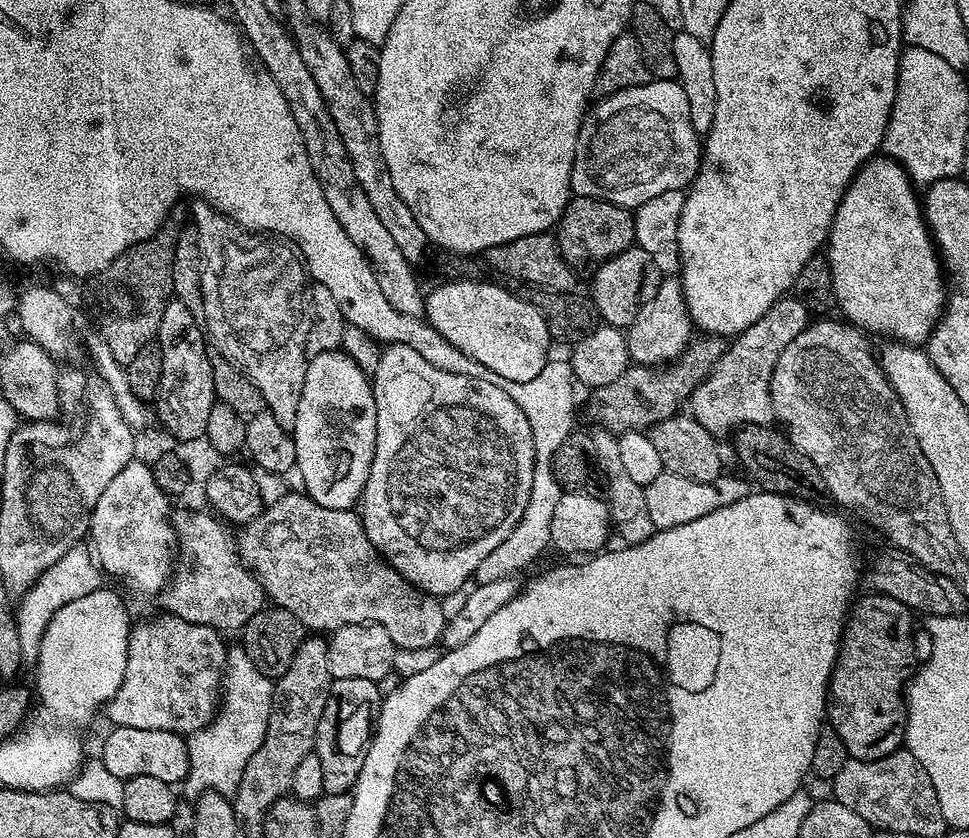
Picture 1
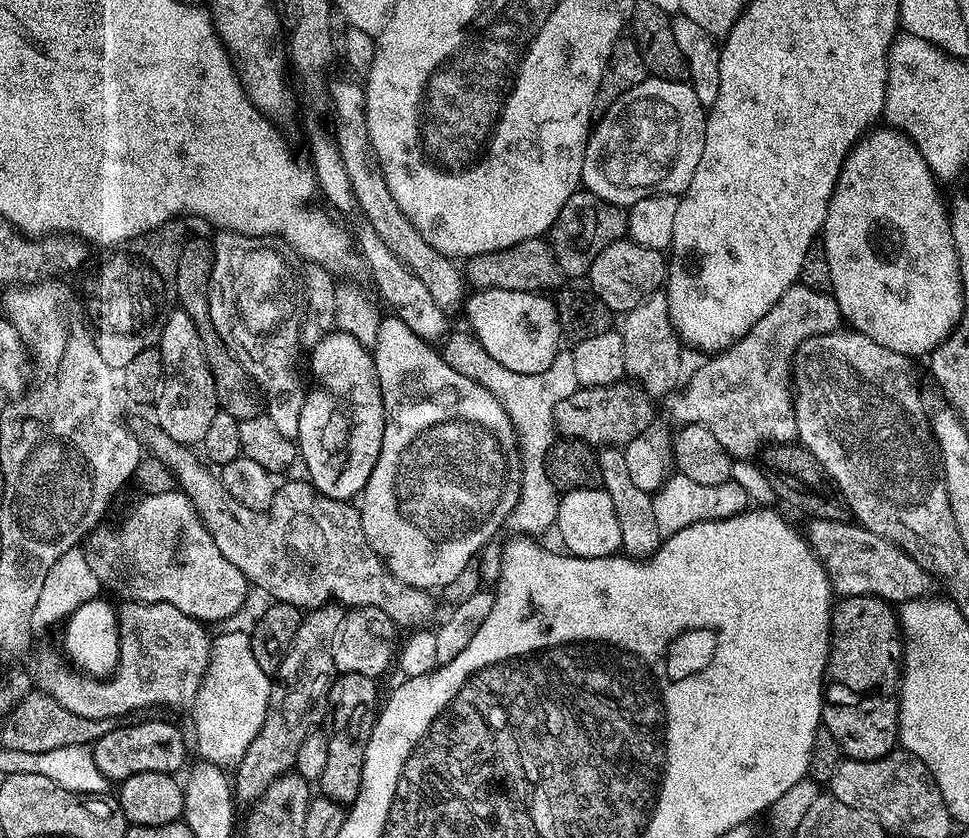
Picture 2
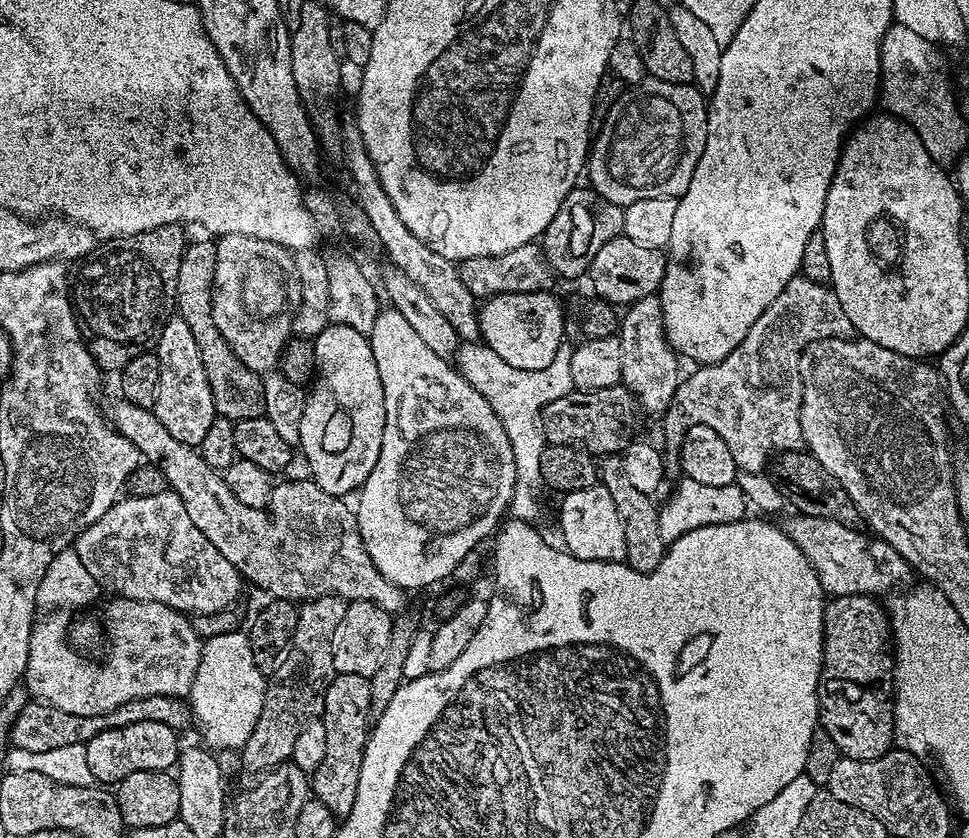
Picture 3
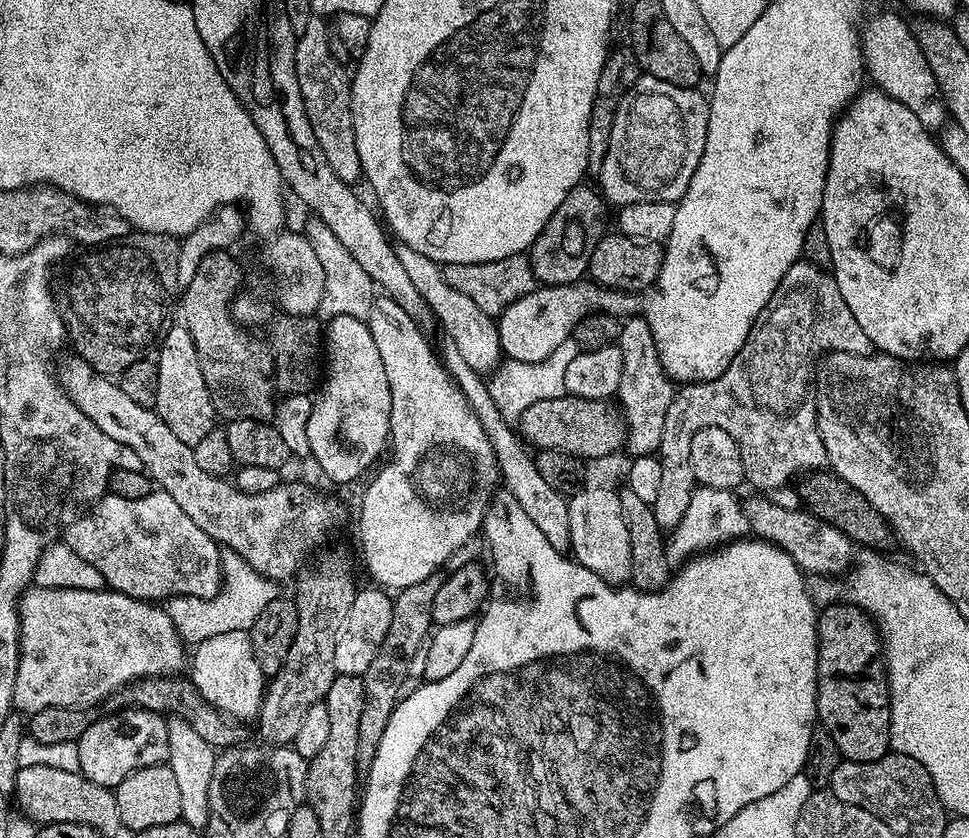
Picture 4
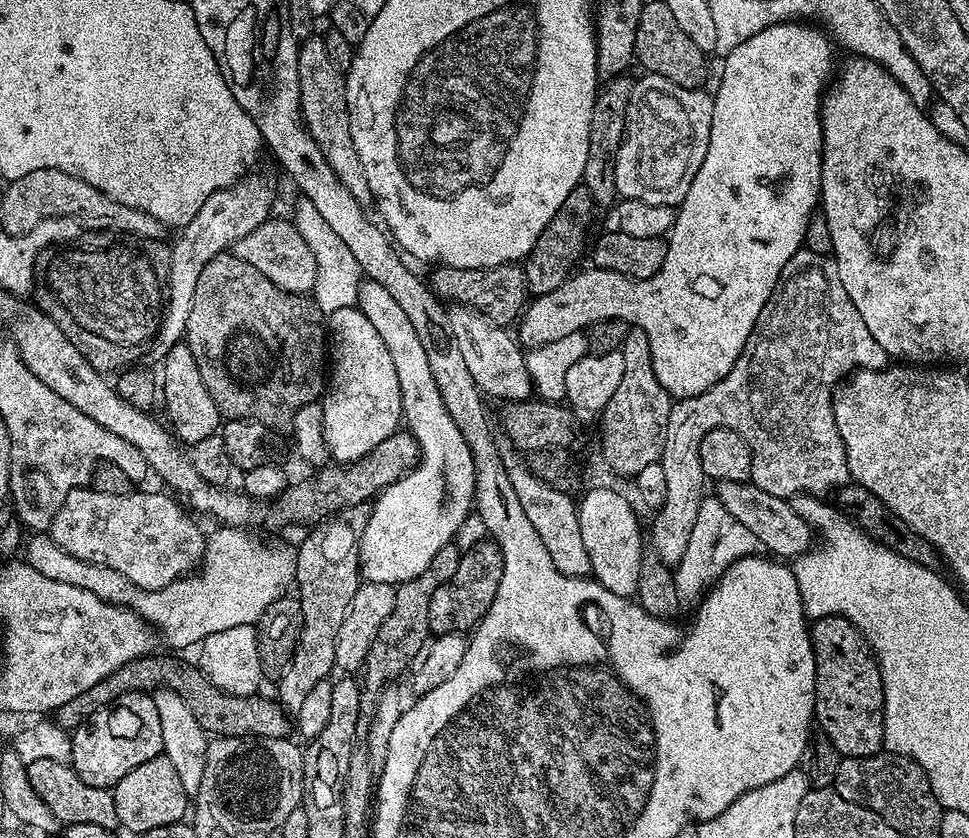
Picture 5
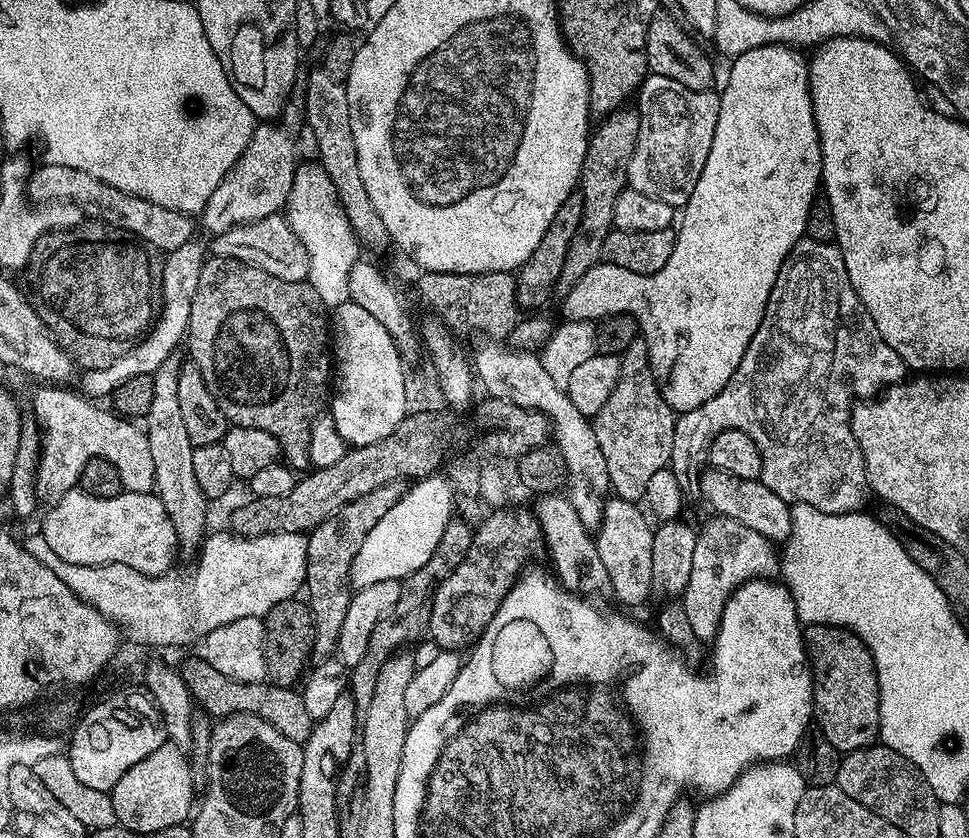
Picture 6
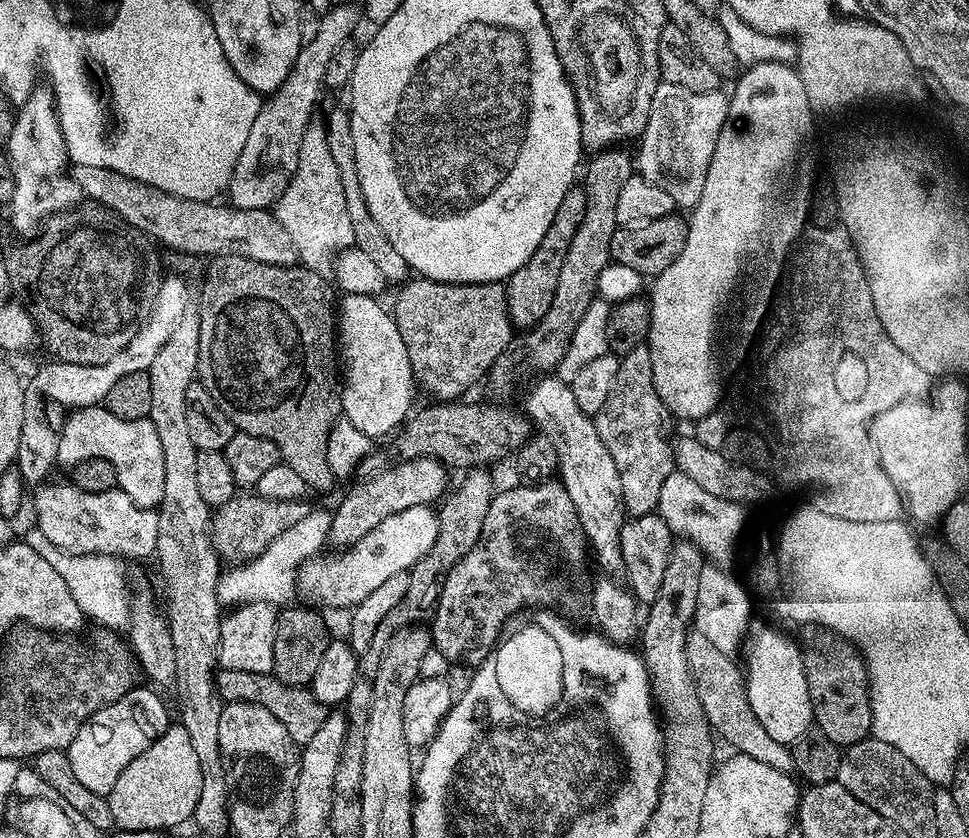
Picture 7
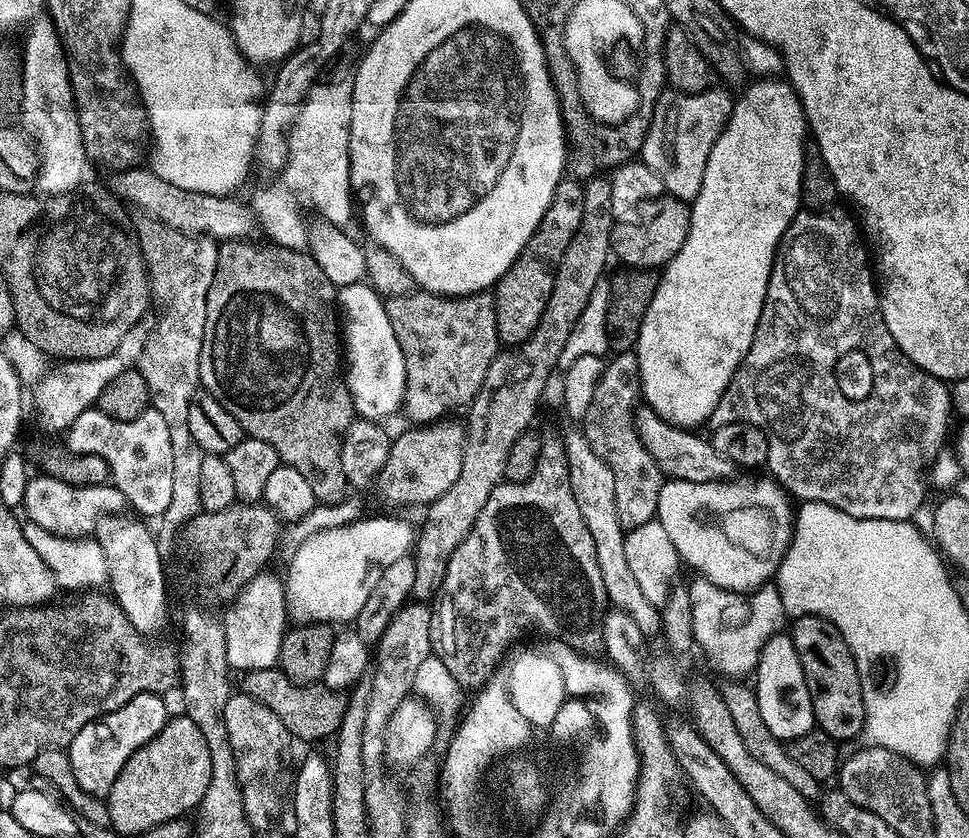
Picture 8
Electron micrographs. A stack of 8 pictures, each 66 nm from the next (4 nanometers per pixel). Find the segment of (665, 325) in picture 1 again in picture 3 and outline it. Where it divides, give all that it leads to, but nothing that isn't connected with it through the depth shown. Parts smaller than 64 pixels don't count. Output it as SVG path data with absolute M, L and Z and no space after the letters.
M659 295L647 296L627 305L618 320L618 335L622 346L621 381L636 396L636 402L645 413L655 418L664 415L678 388L681 357L672 349L664 333L664 319Z

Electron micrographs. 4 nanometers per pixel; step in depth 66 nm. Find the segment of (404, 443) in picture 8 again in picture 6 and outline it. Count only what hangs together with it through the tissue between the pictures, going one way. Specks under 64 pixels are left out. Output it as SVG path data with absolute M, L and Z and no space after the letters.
M403 483L387 484L370 494L362 494L354 502L342 506L330 518L322 521L318 527L307 533L308 538L308 575L306 577L306 603L312 611L314 638L312 639L312 655L316 658L328 658L335 653L338 634L342 630L342 618L346 618L346 606L350 599L350 566L354 562L354 554L366 542L366 534L378 526L378 518L400 500L406 491Z

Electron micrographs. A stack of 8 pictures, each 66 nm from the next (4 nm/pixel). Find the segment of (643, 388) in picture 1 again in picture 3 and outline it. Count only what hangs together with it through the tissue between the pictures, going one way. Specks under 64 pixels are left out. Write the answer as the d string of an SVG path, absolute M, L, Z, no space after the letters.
M623 383L610 386L606 390L590 390L589 392L568 392L562 398L554 398L540 413L540 421L544 427L544 439L548 444L565 444L575 448L585 448L593 457L603 458L623 453L637 439L636 431L640 428L642 409L636 402L636 396Z

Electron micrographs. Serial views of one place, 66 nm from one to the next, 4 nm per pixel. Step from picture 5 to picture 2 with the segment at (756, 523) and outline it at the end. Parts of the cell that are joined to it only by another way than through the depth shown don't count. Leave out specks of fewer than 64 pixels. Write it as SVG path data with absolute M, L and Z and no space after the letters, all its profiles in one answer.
M809 519L807 523L807 537L813 551L823 561L832 591L837 597L877 596L893 606L899 606L911 600L925 599L931 593L928 591L934 585L934 580L930 573L886 538L855 522Z

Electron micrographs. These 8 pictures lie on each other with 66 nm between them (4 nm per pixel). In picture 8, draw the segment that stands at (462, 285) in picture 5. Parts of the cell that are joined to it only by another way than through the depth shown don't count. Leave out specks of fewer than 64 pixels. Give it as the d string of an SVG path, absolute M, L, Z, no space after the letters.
M411 290L401 296L387 297L384 305L386 314L390 314L390 326L394 326L394 334L398 334L398 342L404 347L406 390L402 408L405 413L408 411L411 423L427 426L447 417L444 415L455 408L471 405L482 386L482 378L486 378L486 370L490 370L490 362L494 362L502 348L495 295L488 290L471 292L469 296L441 296L438 292Z

